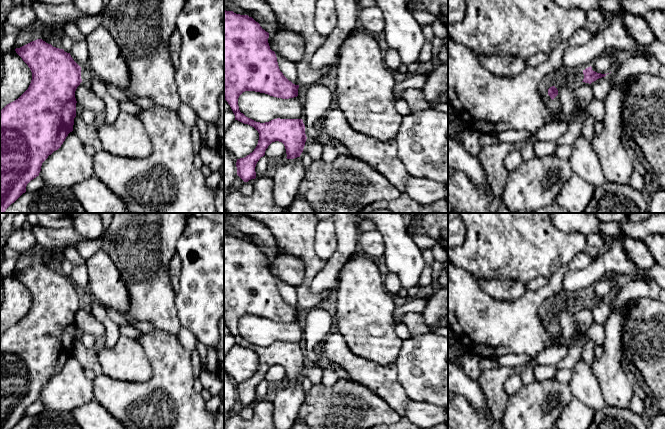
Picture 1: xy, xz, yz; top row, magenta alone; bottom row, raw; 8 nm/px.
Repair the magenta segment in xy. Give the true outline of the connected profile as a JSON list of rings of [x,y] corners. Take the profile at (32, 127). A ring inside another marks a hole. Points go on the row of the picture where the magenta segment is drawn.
[[[42,39],[15,51],[30,68],[32,80],[18,99],[0,111],[0,213],[5,213],[26,192],[27,184],[39,176],[42,163],[73,131],[77,103],[75,91],[82,82],[81,67],[70,53]]]

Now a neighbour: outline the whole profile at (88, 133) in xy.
[[[79,116],[74,118],[73,132],[84,142],[94,148],[96,152],[103,150],[98,130],[94,124],[85,123]]]

